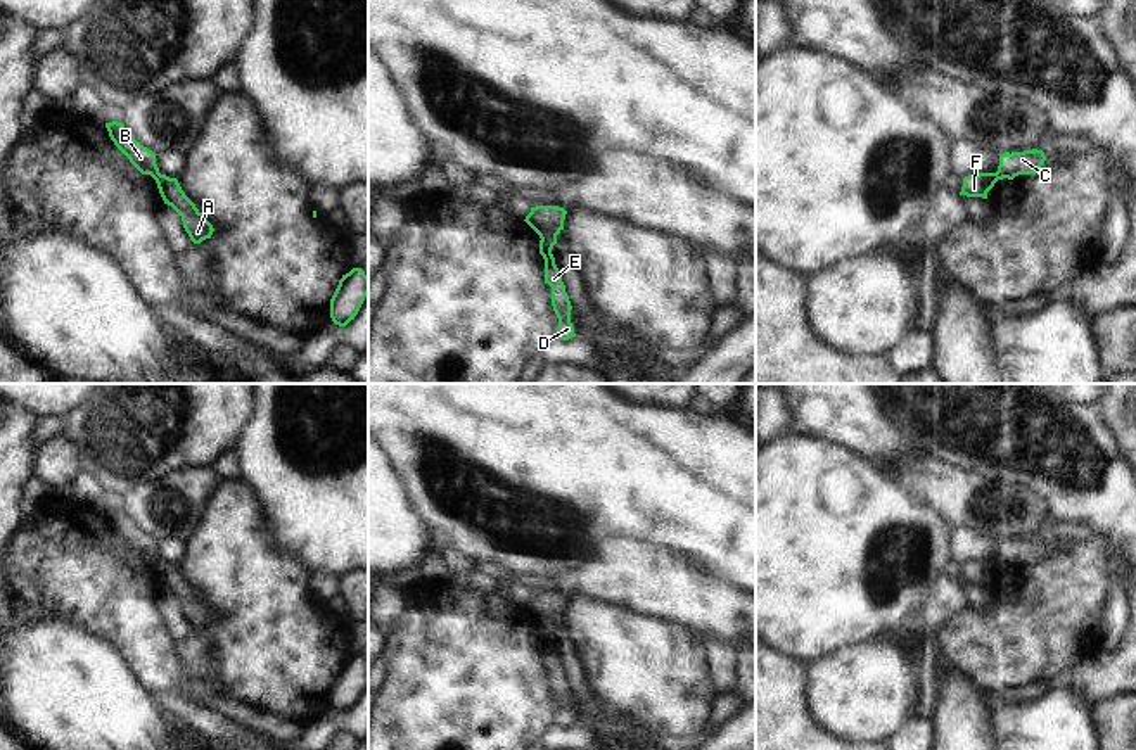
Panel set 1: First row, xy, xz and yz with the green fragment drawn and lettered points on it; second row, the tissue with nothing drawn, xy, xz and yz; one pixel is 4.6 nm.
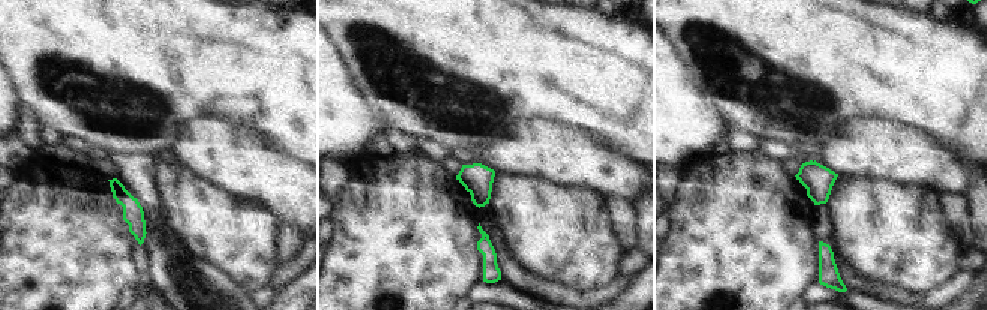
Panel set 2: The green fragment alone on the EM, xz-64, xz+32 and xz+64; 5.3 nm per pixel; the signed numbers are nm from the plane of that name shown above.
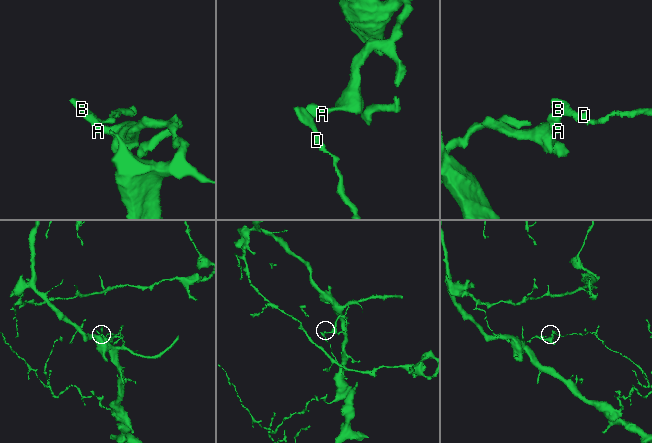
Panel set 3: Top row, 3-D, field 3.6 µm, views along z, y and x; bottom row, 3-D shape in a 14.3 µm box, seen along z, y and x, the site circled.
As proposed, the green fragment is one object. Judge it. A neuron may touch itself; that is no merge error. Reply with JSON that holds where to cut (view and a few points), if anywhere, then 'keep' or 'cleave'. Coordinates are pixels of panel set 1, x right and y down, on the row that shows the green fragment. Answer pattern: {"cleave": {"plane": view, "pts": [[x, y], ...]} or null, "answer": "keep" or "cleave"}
{"cleave": {"plane": "xz", "pts": [[540, 241], [550, 251]]}, "answer": "cleave"}

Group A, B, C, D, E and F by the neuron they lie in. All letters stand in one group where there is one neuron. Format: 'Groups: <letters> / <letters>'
Groups: A F / B C D E.

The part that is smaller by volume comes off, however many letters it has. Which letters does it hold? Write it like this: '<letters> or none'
B, C, D, E

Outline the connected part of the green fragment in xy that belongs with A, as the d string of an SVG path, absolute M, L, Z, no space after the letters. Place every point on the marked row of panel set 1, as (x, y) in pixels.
M157 173L154 176L164 204L171 206L183 221L183 228L194 244L211 238L214 228L195 204L185 195L176 178Z

